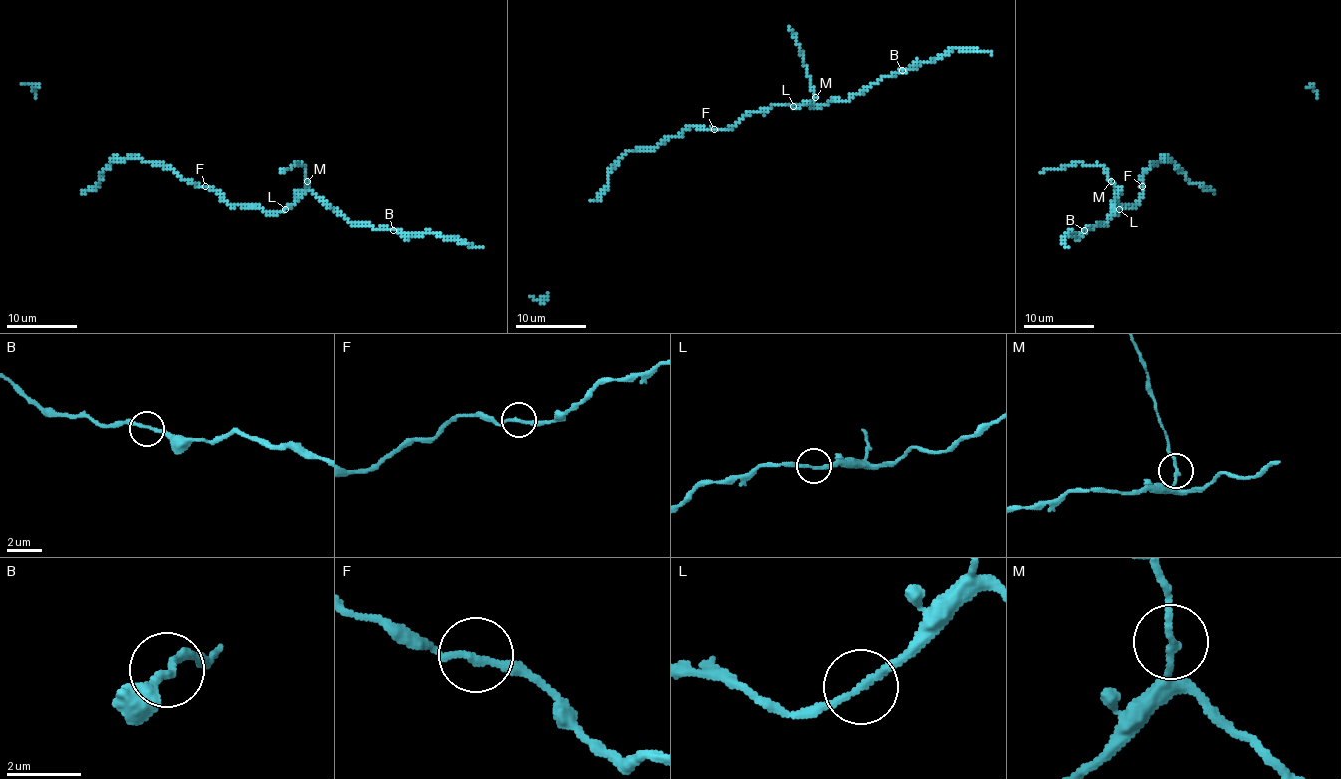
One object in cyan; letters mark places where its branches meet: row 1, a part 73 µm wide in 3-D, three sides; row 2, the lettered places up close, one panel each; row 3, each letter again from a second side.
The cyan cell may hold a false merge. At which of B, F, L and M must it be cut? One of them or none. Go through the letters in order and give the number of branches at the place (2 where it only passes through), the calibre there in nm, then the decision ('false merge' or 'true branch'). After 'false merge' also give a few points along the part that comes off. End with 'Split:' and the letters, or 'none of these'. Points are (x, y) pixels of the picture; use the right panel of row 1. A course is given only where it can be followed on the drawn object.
B: 2 branches meet; 180 nm thick; true branch
F: 2 branches meet; 190 nm thick; true branch
L: 2 branches meet; 190 nm thick; true branch
M: 2 branches meet; 170 nm thick; true branch
Split: none of these

